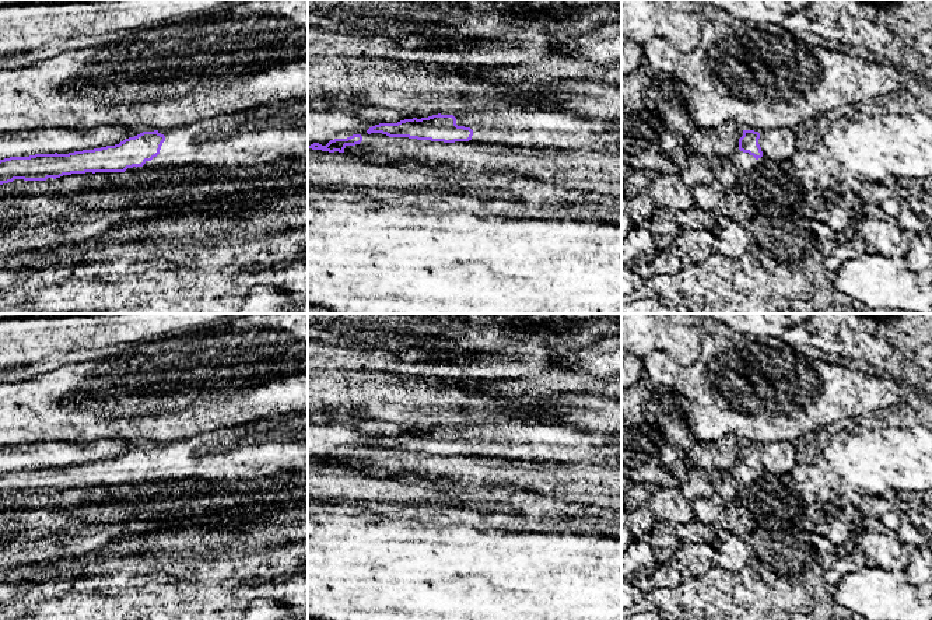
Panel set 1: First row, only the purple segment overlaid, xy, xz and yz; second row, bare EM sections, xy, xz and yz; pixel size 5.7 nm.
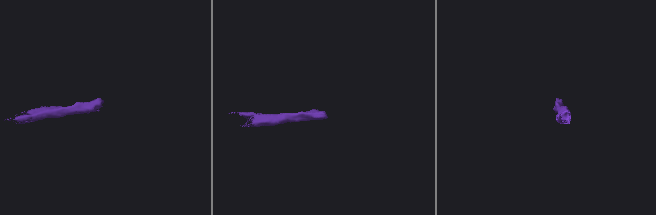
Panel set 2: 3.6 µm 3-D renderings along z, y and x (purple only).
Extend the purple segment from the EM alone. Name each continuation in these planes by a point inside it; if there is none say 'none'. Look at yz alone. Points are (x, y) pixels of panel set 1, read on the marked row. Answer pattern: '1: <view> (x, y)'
1: yz (743, 161)

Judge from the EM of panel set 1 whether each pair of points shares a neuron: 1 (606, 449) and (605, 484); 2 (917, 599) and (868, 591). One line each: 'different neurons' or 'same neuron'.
1: different neurons
2: same neuron

